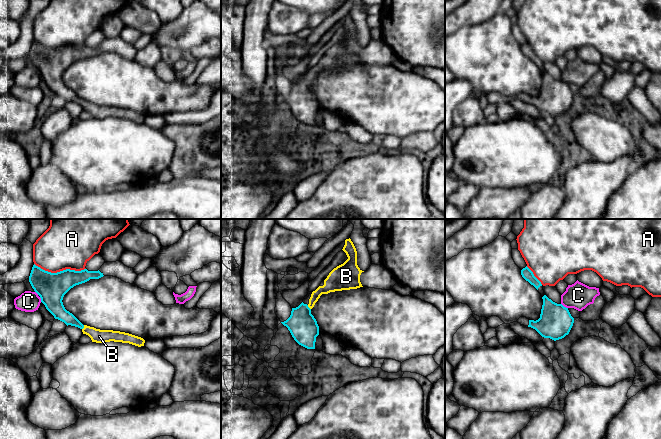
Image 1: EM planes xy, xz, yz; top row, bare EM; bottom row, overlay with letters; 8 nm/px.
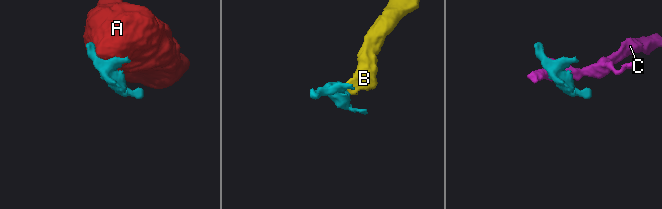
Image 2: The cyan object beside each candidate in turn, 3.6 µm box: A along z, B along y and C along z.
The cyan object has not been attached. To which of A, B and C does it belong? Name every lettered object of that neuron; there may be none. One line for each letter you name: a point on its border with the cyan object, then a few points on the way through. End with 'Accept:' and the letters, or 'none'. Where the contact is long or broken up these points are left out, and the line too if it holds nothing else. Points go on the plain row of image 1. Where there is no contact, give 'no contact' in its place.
B: contact xy (83, 103); way xy (58, 86), (83, 103), (99, 112)
Accept: B

